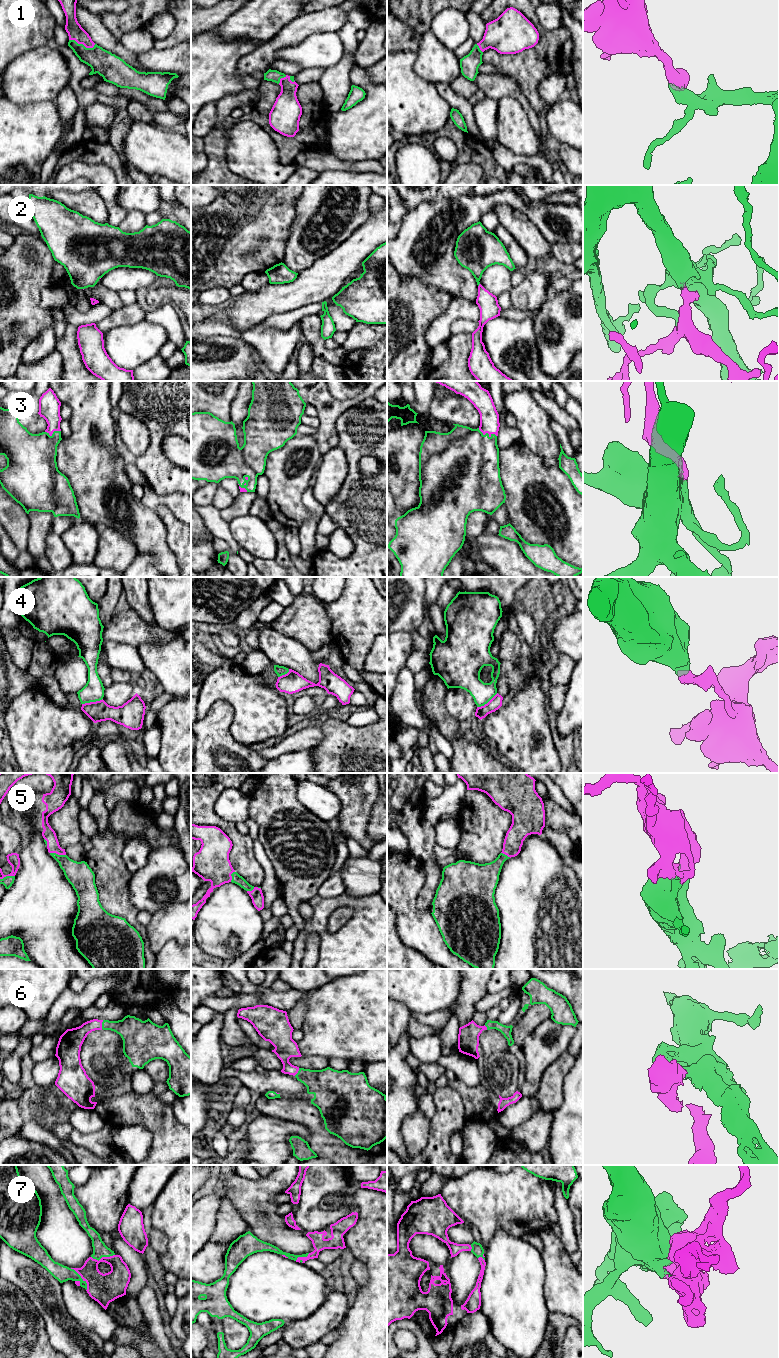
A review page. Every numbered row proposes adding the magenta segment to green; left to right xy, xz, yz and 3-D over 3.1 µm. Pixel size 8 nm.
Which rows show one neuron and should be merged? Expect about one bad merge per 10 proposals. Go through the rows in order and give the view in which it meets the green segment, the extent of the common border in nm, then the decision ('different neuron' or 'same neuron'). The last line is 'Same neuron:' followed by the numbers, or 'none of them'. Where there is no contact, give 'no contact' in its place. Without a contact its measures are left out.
1: xy | 220 nm | same neuron
2: yz | 30 nm | same neuron
3: yz | 170 nm | same neuron
4: xy | 180 nm | different neuron
5: xy | 130 nm | same neuron
6: xy | 70 nm | same neuron
7: xy | 220 nm | same neuron
Same neuron: 1, 2, 3, 5, 6, 7

